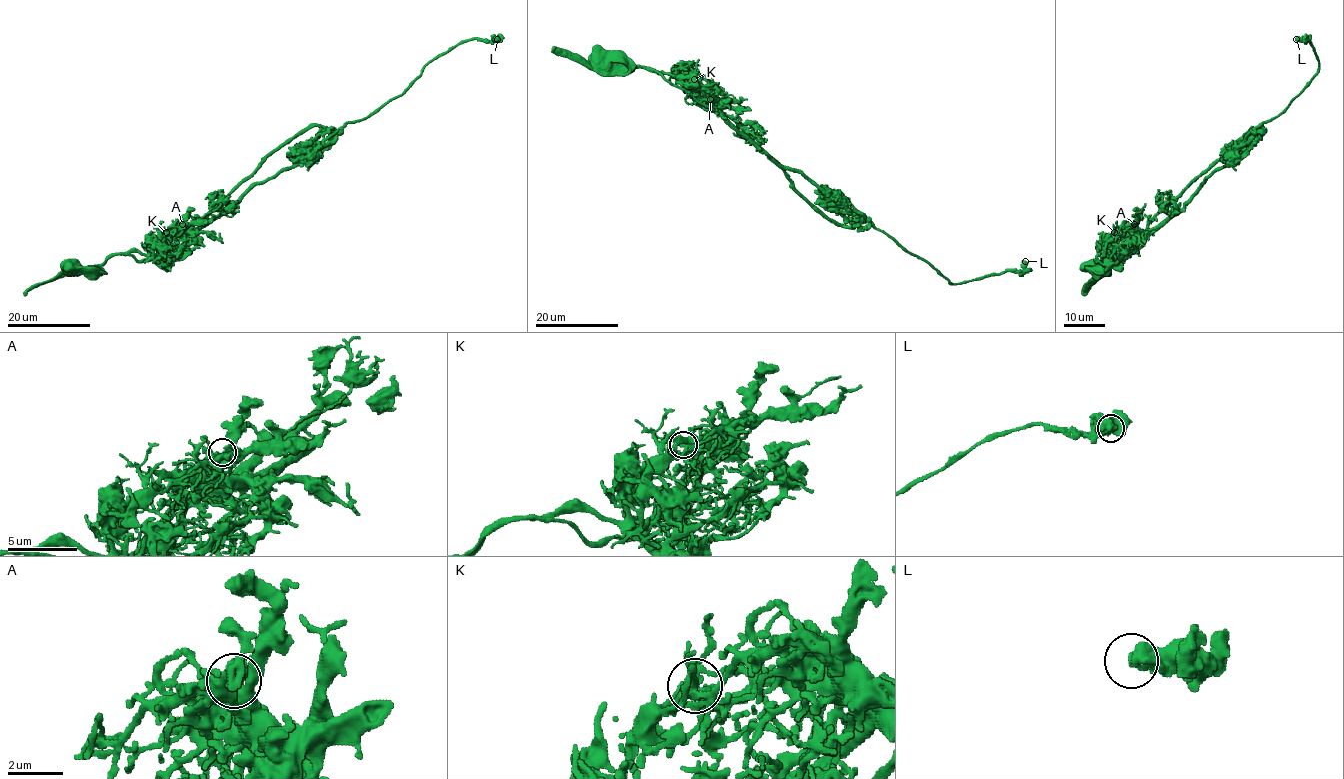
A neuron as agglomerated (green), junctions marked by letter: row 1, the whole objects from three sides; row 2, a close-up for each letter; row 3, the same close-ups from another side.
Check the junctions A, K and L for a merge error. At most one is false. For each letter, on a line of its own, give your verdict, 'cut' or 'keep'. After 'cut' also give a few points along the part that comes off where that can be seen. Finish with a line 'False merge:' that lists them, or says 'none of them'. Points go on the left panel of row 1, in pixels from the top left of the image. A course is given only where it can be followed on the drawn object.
A: keep
K: cut | (165, 232), (176, 227), (199, 230), (336, 130), (398, 97), (433, 60), (467, 40), (497, 38)
L: keep
False merge: K

